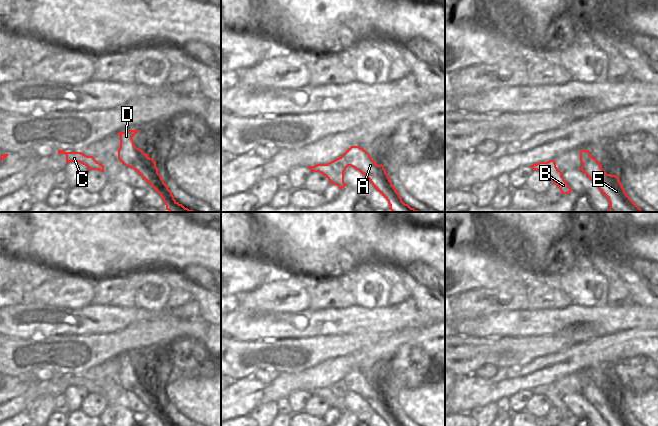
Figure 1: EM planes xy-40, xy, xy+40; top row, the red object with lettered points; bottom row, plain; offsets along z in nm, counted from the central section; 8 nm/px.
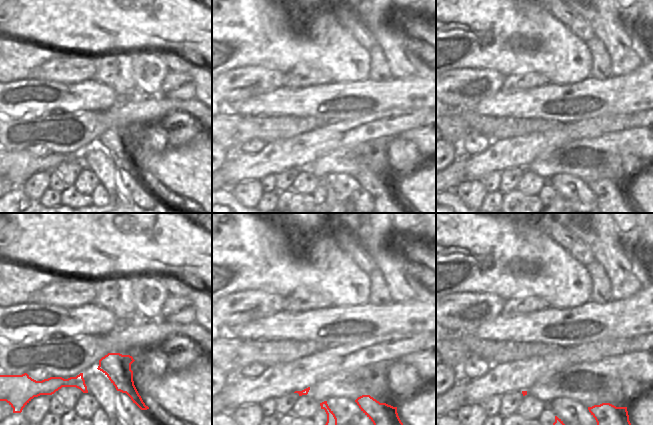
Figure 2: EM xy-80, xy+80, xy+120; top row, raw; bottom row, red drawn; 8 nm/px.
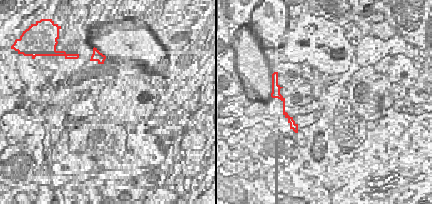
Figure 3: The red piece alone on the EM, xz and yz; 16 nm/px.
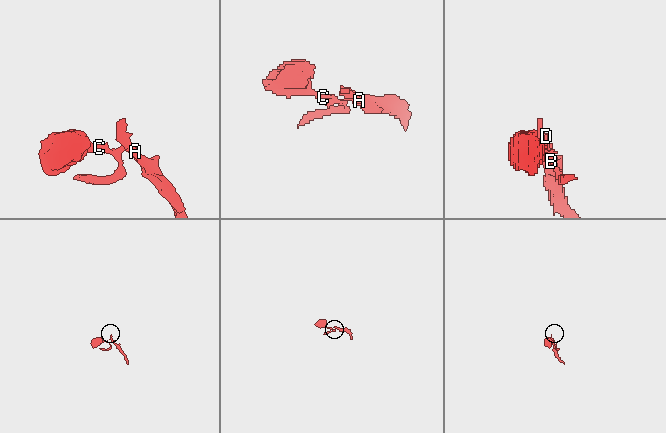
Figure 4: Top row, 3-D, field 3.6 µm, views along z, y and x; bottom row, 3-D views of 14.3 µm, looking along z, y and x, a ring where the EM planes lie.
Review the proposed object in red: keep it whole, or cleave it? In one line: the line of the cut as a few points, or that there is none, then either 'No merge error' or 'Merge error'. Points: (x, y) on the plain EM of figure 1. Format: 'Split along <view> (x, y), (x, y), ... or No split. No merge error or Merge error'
Split along xy (342, 379), (348, 389). Merge error.

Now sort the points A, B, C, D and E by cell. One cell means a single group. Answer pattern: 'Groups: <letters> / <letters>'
Groups: A D E / B C.

